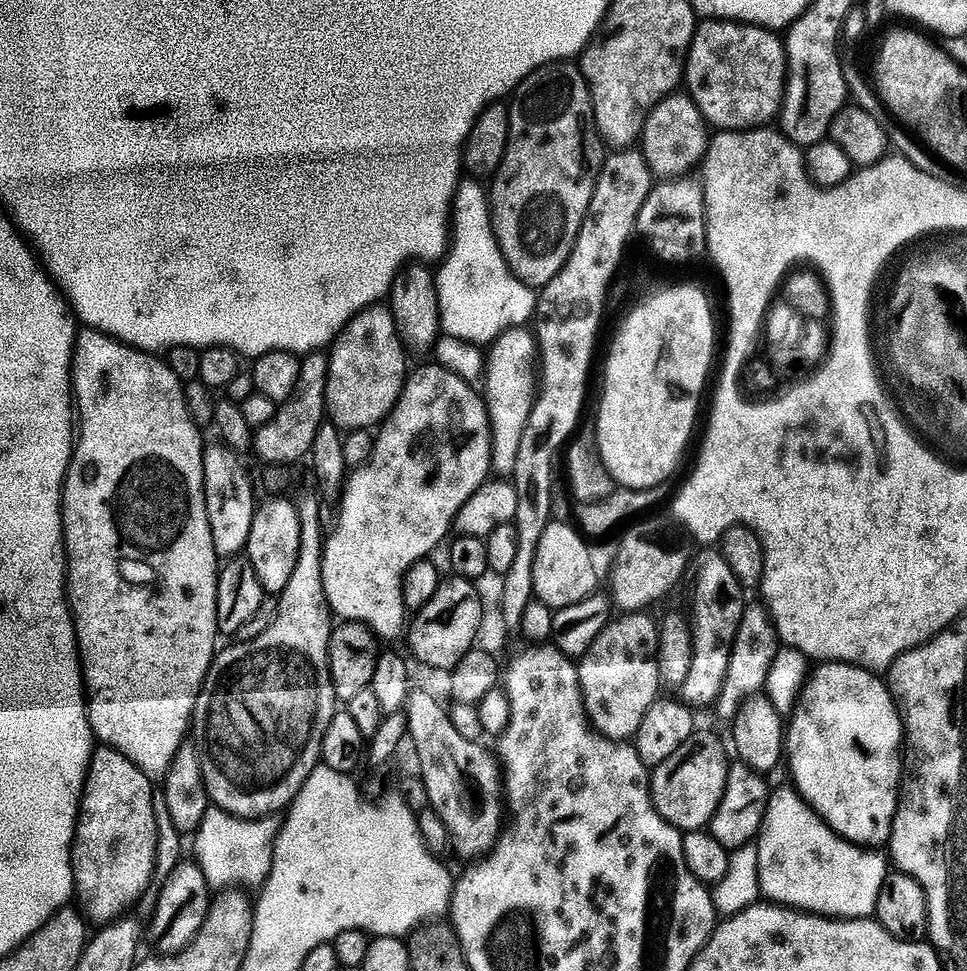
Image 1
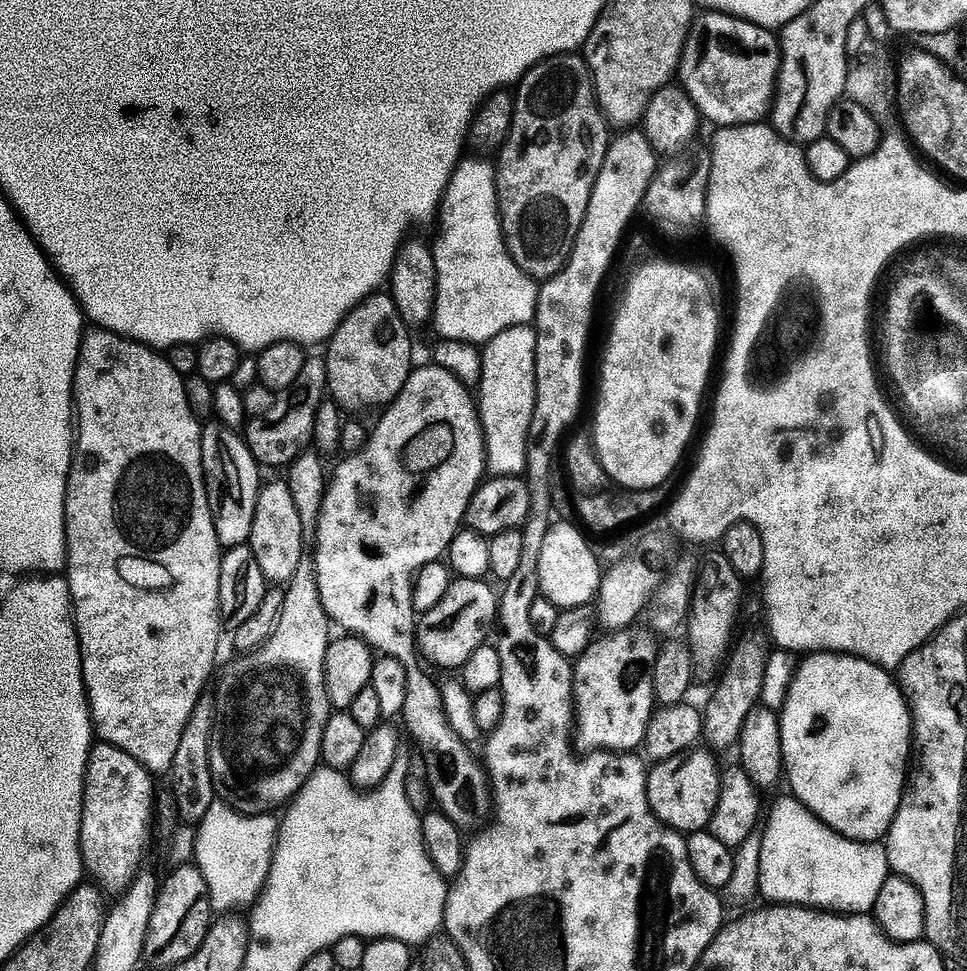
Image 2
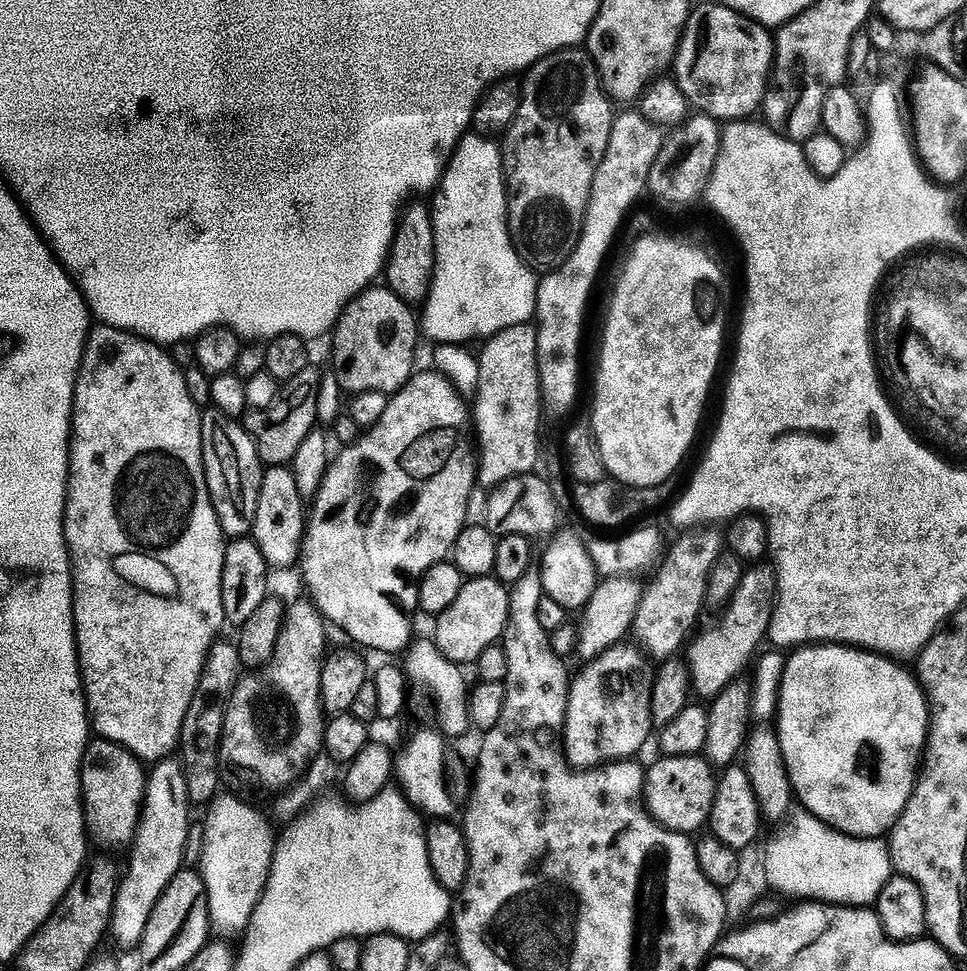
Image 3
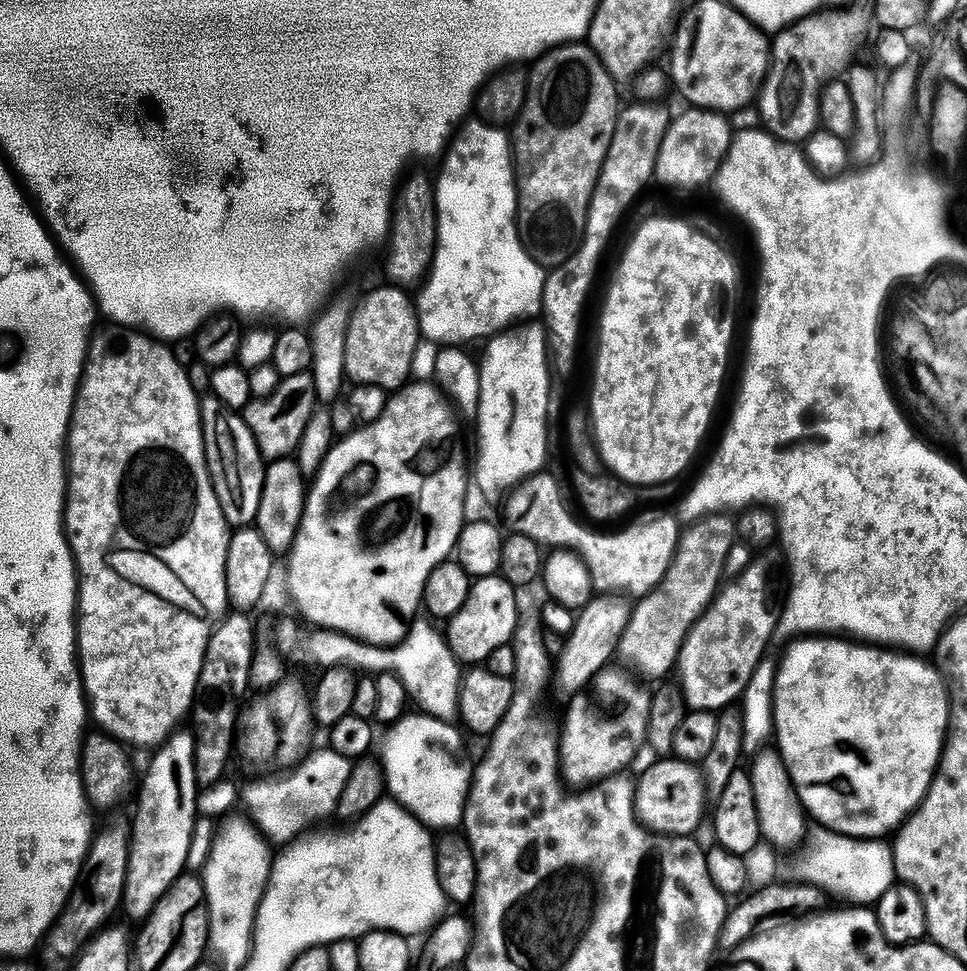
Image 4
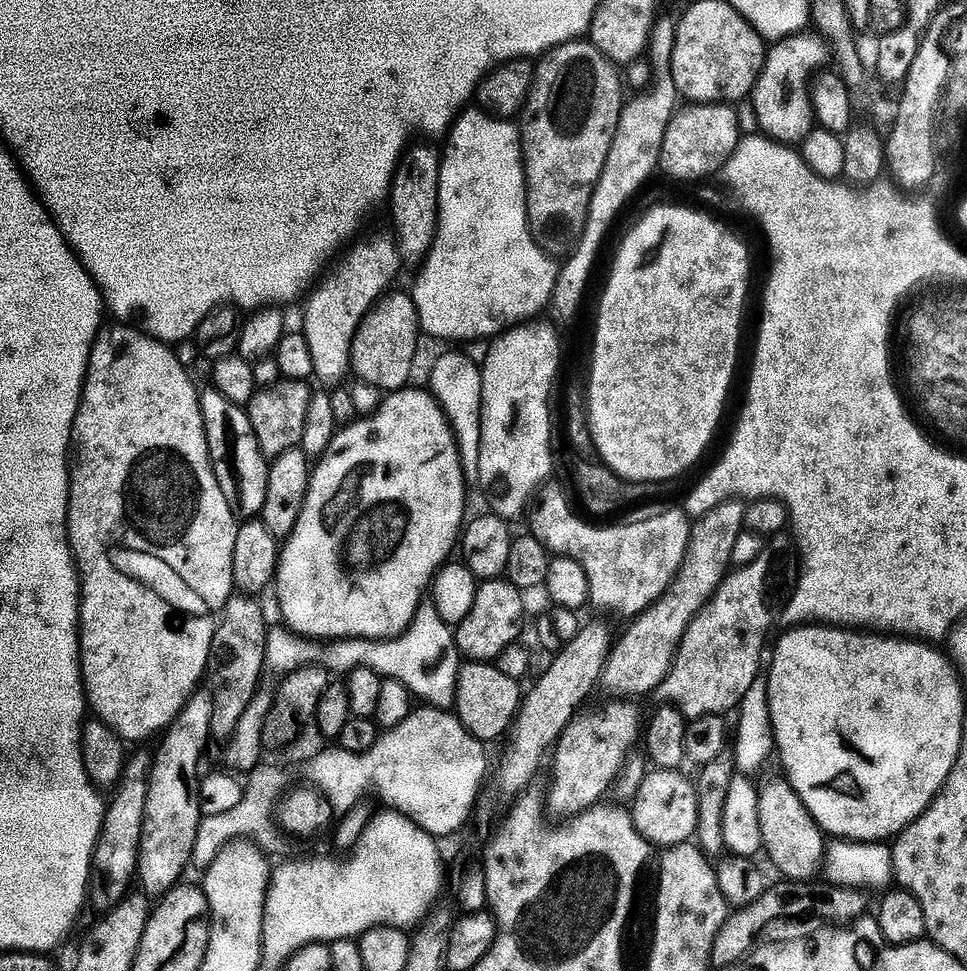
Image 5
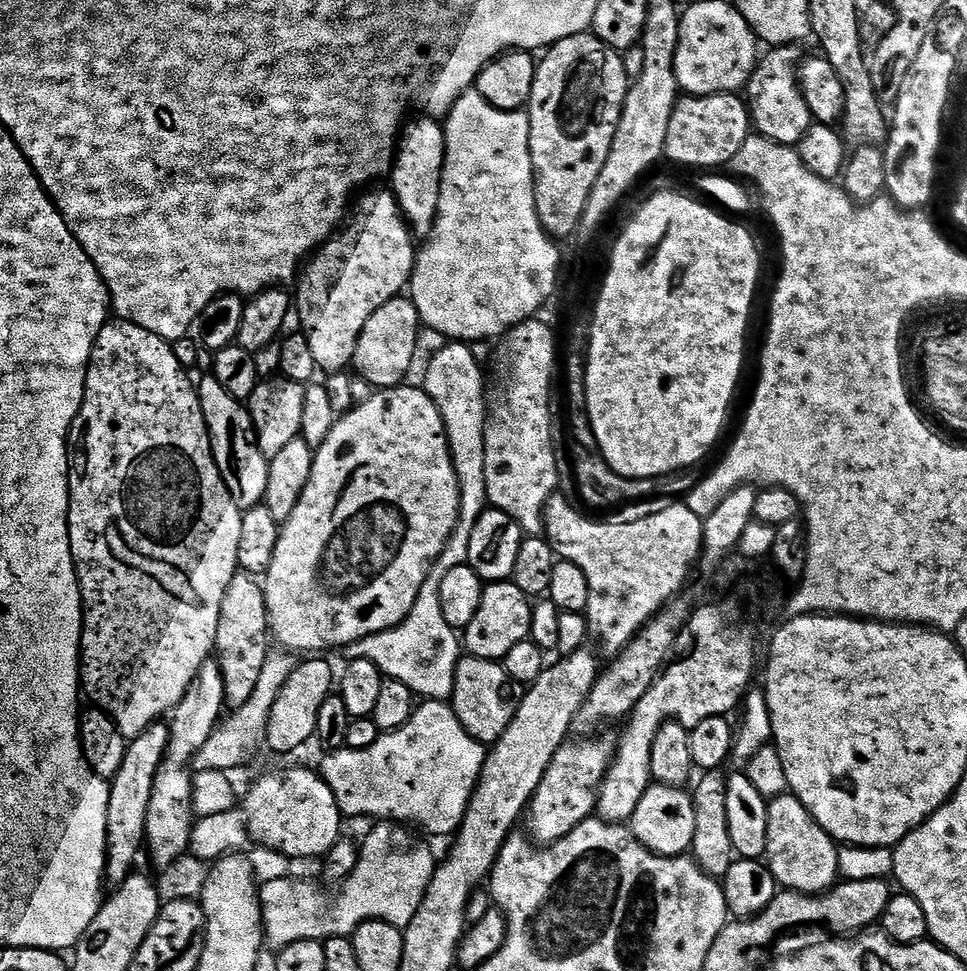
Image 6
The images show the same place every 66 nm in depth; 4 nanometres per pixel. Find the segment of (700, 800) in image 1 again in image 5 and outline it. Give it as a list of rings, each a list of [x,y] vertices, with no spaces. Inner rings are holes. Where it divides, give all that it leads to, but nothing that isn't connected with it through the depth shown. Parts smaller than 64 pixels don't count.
[[[652,770],[636,792],[632,820],[653,846],[672,848],[675,844],[689,843],[696,835],[700,821],[700,794],[697,785],[693,781],[691,784],[682,773],[680,770]]]

